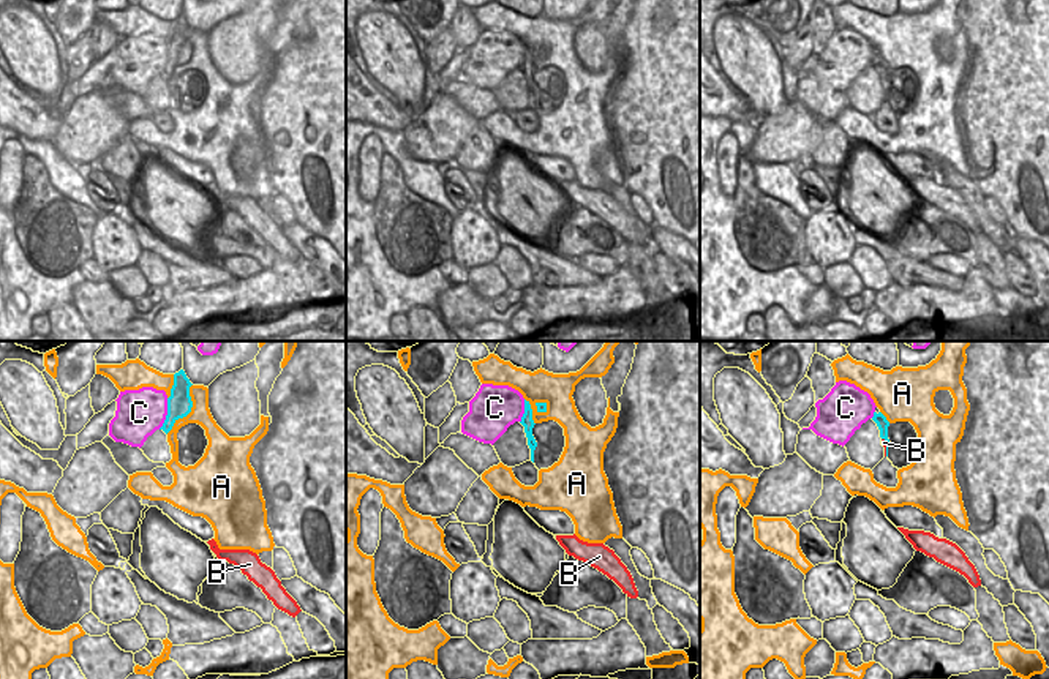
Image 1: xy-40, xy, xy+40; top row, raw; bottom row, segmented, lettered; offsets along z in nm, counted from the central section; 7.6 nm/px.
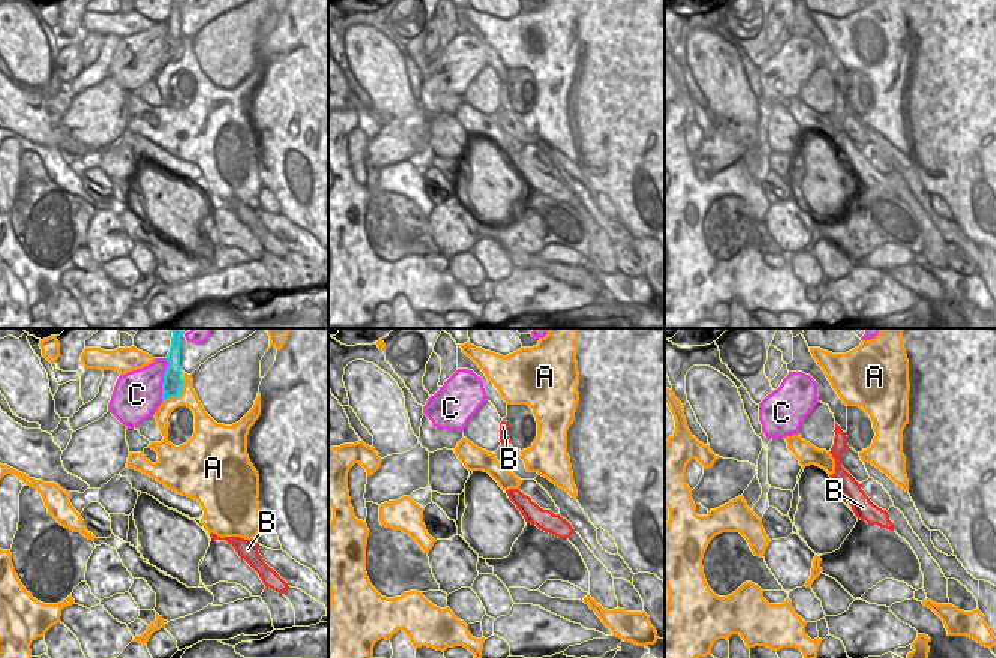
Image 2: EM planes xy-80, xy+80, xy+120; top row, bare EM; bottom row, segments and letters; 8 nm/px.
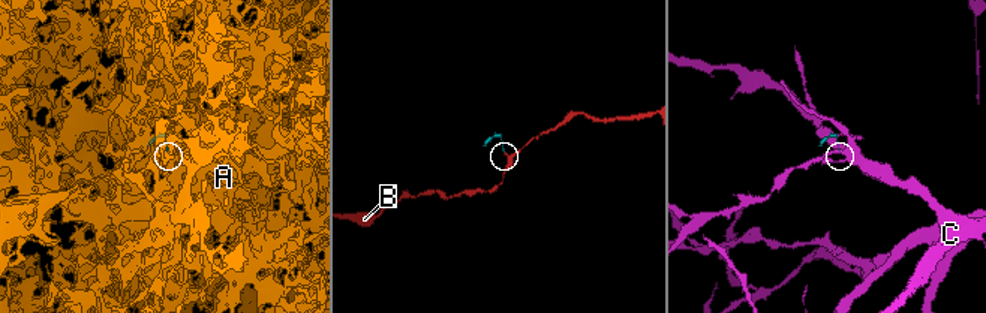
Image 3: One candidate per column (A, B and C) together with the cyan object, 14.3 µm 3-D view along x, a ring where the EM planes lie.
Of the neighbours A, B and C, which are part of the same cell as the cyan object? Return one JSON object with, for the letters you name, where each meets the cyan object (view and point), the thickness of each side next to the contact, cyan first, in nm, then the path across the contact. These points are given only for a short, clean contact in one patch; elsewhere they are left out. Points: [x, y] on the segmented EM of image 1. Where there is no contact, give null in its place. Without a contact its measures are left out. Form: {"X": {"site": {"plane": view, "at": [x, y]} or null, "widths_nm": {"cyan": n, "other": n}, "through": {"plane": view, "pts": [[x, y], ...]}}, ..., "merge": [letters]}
{"B": {"site": {"plane": "xy+40", "at": [887, 447]}, "widths_nm": {"cyan": 90, "other": 50}, "through": {"plane": "xy+40", "pts": [[879, 419], [883, 423], [887, 447], [883, 442]]}}, "merge": ["B"]}

